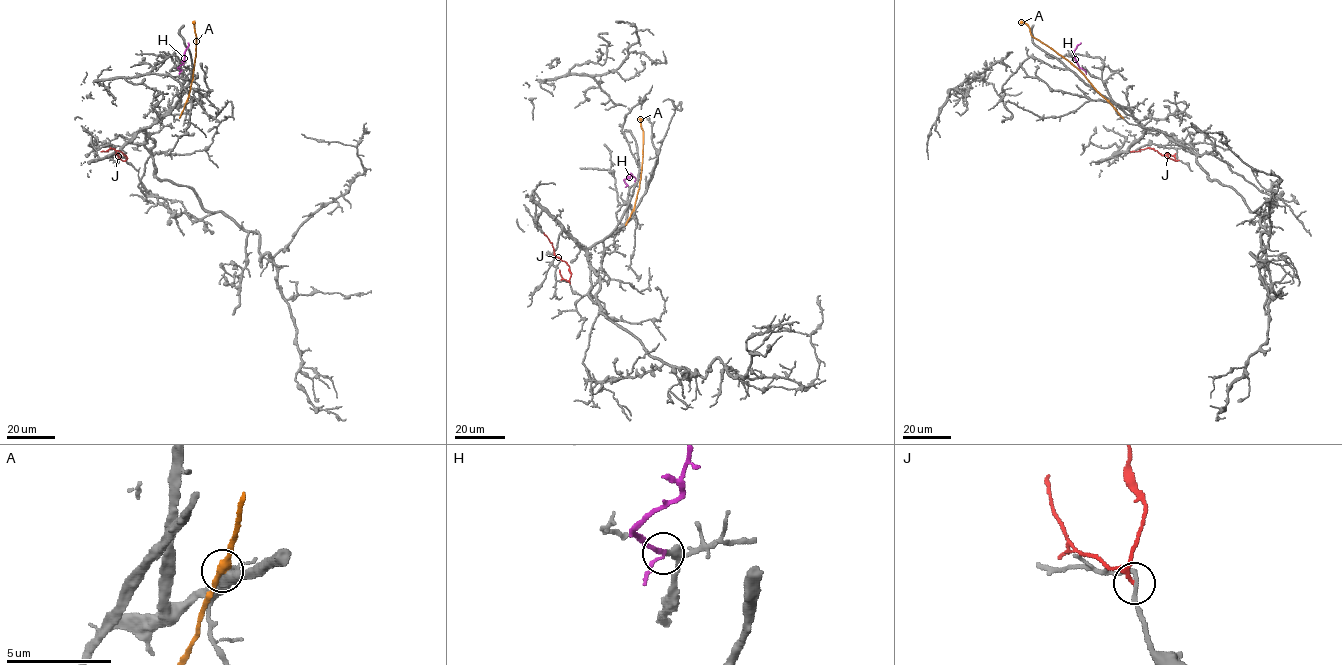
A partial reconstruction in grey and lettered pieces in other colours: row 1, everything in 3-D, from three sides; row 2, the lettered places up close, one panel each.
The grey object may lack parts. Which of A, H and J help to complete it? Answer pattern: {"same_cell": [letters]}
{"same_cell": ["H"]}

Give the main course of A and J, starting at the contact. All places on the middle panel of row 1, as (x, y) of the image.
A: (633, 210), (642, 166), (643, 133), (639, 118)
J: (569, 283), (569, 266), (555, 255), (552, 243), (544, 232)

